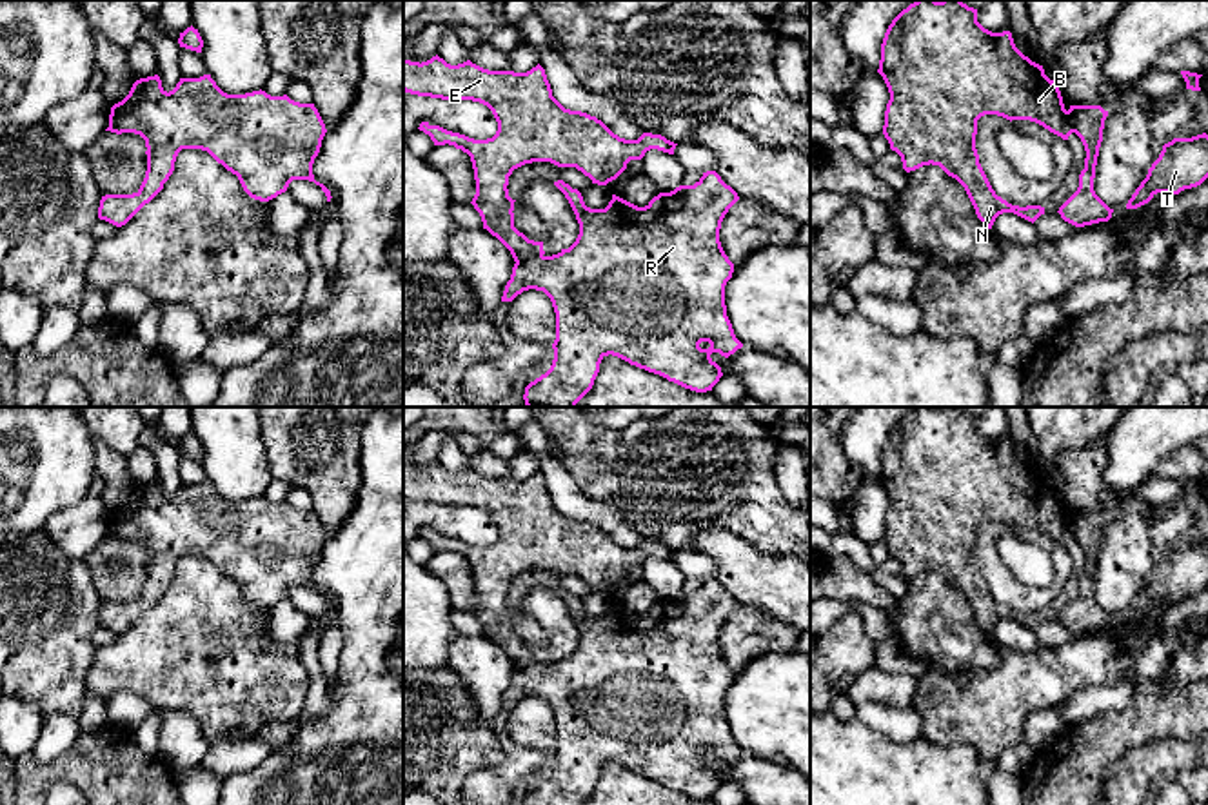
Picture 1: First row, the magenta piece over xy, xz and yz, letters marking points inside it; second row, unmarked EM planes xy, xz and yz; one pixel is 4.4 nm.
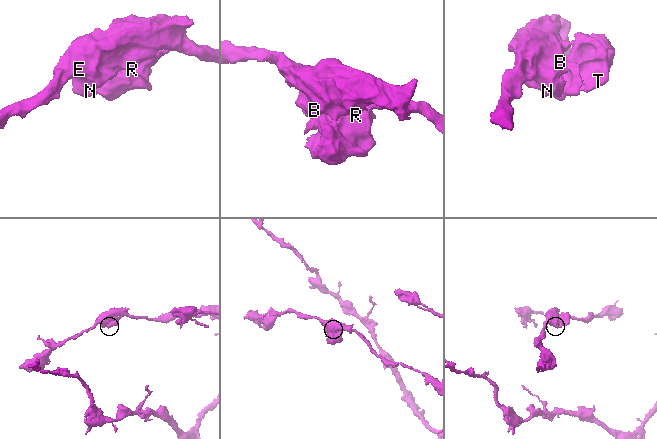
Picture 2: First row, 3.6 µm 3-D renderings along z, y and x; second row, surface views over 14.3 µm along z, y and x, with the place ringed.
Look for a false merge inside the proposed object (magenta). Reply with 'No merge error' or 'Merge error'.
Merge error

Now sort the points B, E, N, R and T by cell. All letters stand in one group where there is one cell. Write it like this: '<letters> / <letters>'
B E N / R T

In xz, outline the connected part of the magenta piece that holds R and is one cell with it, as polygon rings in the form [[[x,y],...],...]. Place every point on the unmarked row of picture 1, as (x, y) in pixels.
[[[707,578],[694,592],[659,600],[645,614],[612,601],[605,616],[590,616],[578,596],[563,587],[554,592],[569,607],[579,641],[558,661],[516,669],[501,703],[512,709],[523,698],[543,698],[556,720],[552,772],[525,794],[523,805],[583,805],[609,761],[685,796],[712,798],[723,780],[710,761],[728,765],[743,754],[725,712],[734,671],[719,649],[721,629],[738,600],[716,578]]]

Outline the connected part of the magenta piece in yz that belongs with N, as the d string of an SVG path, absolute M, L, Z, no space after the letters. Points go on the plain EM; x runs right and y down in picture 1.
M916 407L888 432L877 480L890 500L883 542L901 563L906 580L939 572L965 594L977 625L988 636L1003 620L1014 620L1032 631L1045 621L1041 612L1019 614L997 603L975 556L977 527L985 522L1010 529L1030 527L1063 547L1074 540L1059 494L1045 482L1043 472L1015 454L1010 438L985 436L977 429L977 416L961 407Z

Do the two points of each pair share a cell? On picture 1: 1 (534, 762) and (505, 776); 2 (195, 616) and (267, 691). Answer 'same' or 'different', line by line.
1: same
2: same

